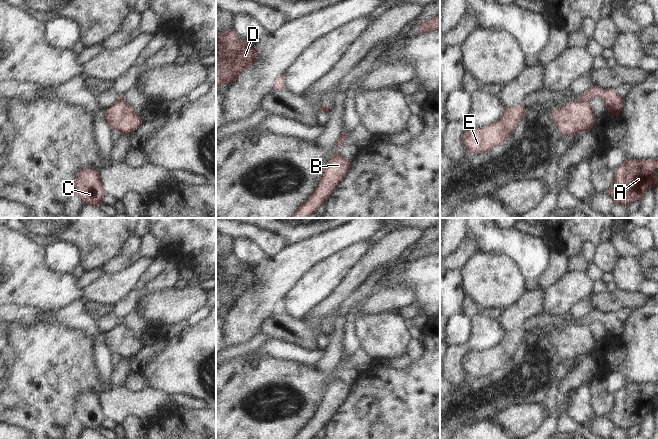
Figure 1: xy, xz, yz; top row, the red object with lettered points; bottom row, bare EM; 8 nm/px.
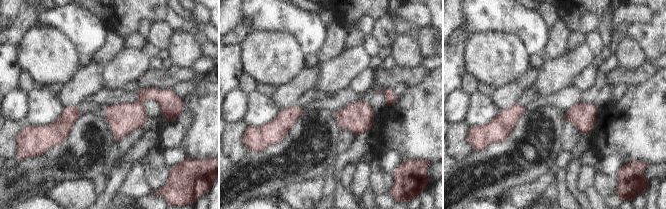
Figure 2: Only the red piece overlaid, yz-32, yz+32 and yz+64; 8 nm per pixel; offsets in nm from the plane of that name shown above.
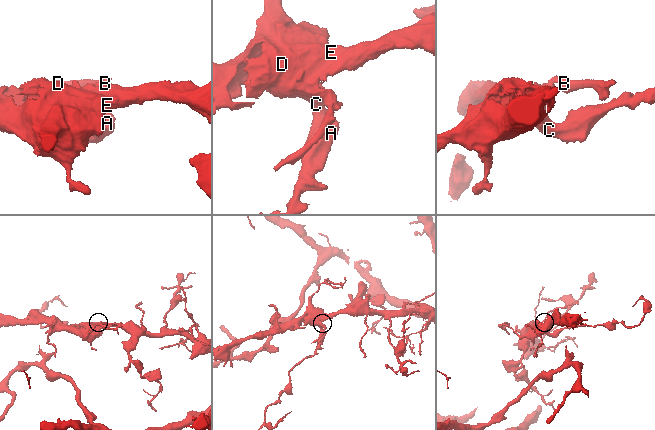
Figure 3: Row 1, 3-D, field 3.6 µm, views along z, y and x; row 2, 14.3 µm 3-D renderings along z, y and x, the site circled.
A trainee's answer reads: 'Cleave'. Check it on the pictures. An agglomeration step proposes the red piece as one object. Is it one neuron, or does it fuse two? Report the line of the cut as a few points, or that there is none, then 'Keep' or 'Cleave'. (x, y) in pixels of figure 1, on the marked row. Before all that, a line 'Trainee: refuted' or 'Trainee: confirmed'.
Trainee: confirmed
Split along yz (579, 99), (589, 102). Cleave

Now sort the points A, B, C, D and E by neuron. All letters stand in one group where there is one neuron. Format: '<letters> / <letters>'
A C D E / B

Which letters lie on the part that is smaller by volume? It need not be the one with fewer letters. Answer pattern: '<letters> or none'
B

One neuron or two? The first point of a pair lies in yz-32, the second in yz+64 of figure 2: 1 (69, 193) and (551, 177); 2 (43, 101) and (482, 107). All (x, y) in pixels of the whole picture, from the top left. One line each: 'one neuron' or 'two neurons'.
1: one neuron
2: one neuron

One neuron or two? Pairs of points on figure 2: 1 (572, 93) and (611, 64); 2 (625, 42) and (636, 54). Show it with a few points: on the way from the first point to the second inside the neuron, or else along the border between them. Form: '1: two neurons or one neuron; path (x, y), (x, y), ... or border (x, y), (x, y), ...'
1: two neurons; border (581, 92), (578, 101)
2: one neuron; path (628, 45), (633, 51)

